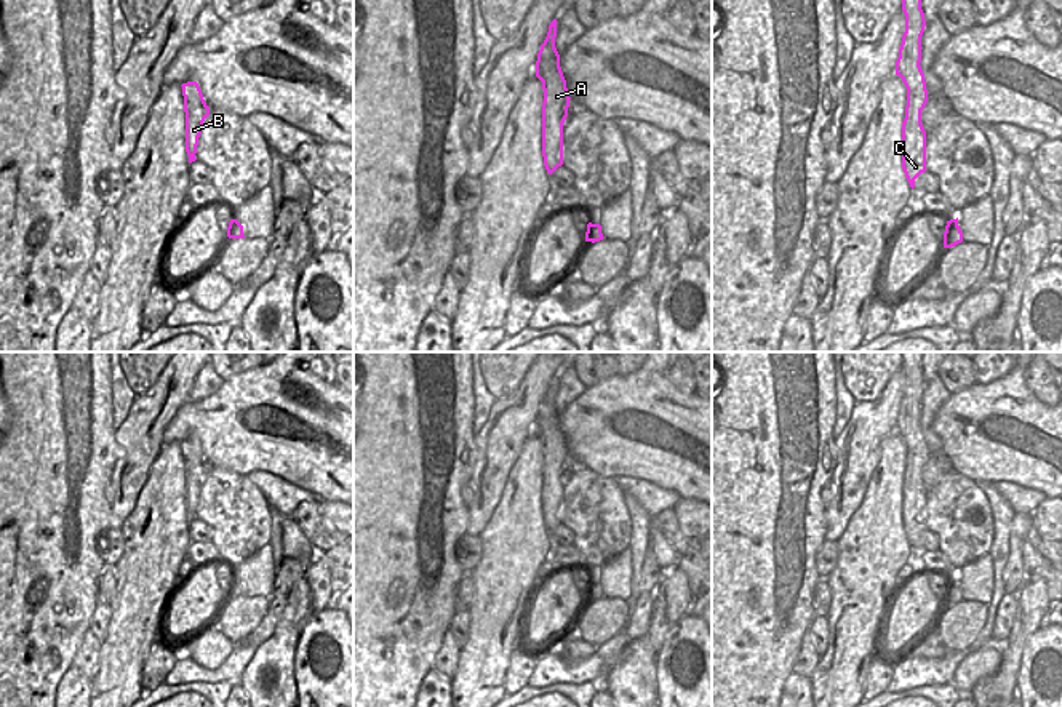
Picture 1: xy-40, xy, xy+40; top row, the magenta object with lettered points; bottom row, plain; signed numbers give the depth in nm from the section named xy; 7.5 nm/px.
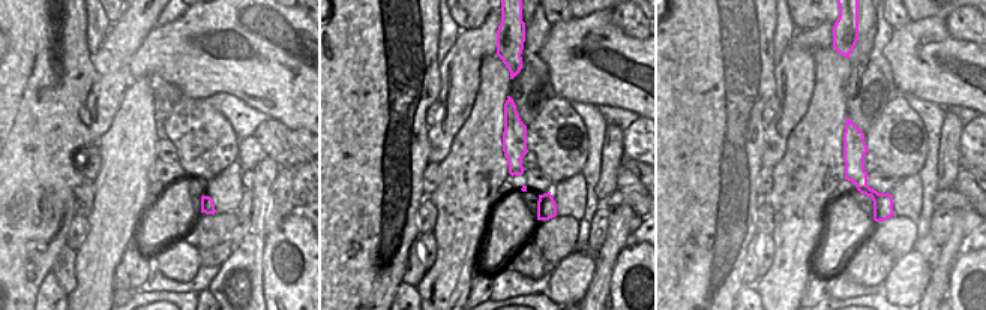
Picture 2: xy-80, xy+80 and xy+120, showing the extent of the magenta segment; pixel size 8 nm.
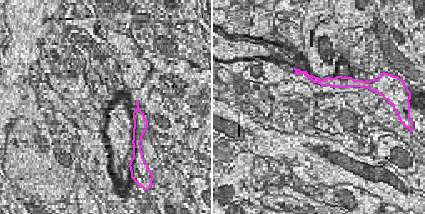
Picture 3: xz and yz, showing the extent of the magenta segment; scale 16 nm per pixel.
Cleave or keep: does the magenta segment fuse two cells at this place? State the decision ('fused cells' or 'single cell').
single cell

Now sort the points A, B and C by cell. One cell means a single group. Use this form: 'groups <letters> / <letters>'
groups A B C

